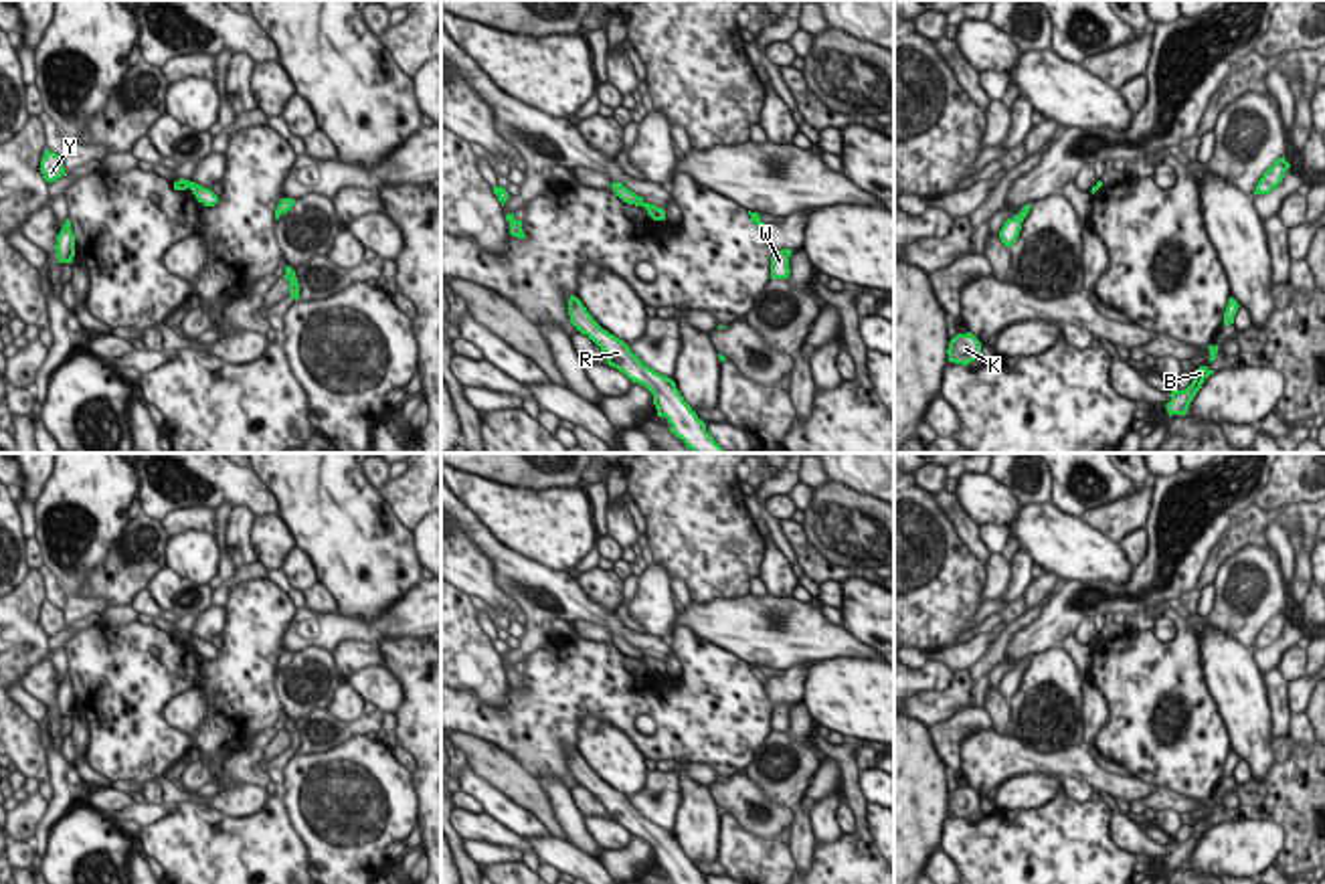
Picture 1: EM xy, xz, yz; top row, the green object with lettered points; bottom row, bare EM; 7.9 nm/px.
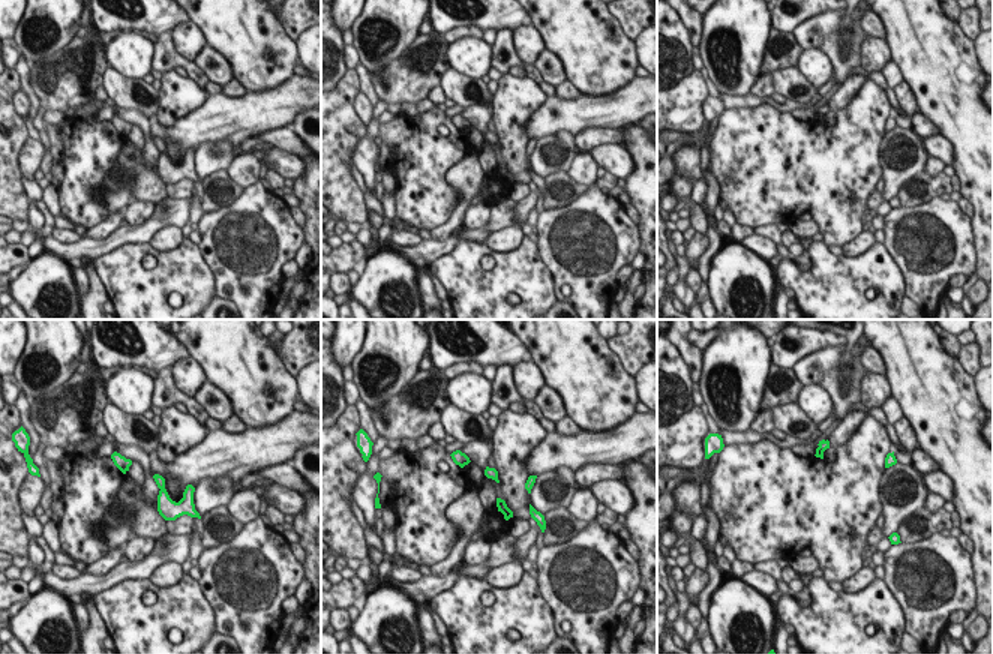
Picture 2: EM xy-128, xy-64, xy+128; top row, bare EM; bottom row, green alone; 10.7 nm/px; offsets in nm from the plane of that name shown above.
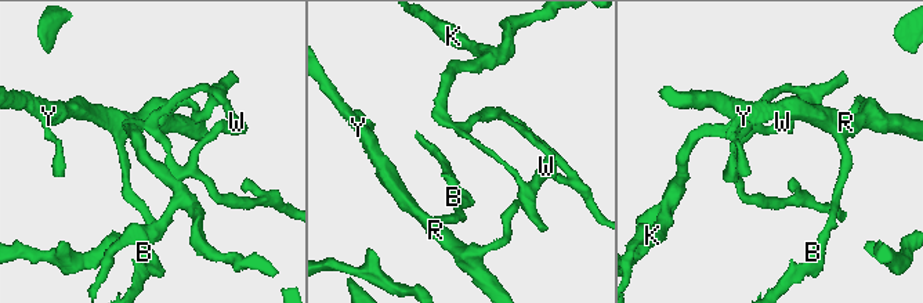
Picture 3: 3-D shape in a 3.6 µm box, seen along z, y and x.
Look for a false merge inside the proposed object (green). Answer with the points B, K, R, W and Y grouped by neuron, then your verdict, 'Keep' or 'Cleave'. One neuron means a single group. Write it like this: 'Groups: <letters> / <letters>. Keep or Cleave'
Groups: B R W Y / K. Cleave.

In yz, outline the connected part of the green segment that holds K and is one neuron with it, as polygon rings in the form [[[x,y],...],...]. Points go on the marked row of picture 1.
[[[971,332],[957,334],[949,342],[947,354],[949,354],[949,362],[967,366],[975,358],[981,358],[981,342]]]

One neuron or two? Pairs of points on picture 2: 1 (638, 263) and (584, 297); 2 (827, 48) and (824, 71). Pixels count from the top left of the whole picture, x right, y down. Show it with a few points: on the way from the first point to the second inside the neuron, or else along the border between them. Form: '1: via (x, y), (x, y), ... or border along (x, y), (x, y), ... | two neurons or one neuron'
1: border along (638, 251), (630, 263) | two neurons
2: border along (804, 48), (818, 48), (830, 60), (834, 74) | two neurons

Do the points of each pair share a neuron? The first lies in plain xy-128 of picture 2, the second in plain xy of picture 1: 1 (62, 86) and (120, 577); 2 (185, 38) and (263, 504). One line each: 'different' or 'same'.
1: same
2: different

